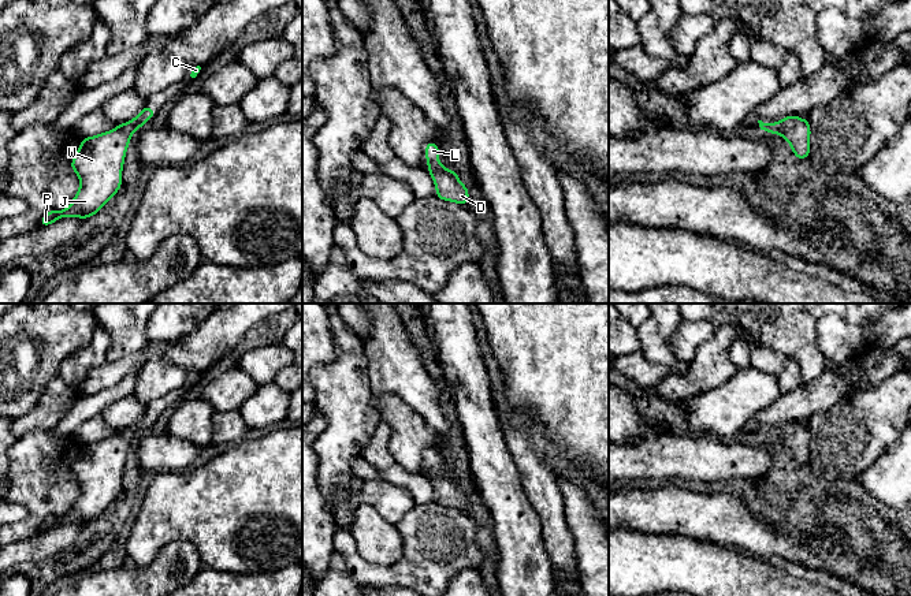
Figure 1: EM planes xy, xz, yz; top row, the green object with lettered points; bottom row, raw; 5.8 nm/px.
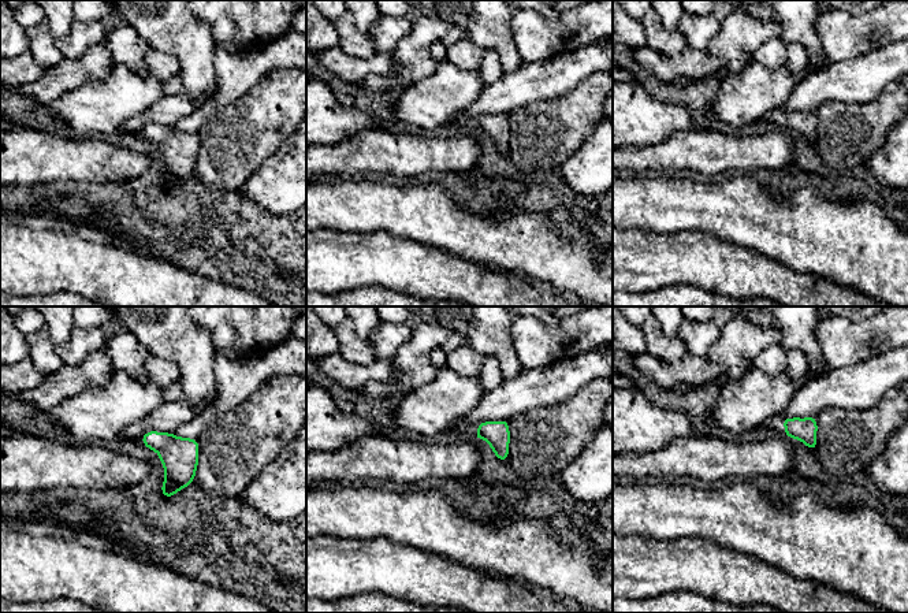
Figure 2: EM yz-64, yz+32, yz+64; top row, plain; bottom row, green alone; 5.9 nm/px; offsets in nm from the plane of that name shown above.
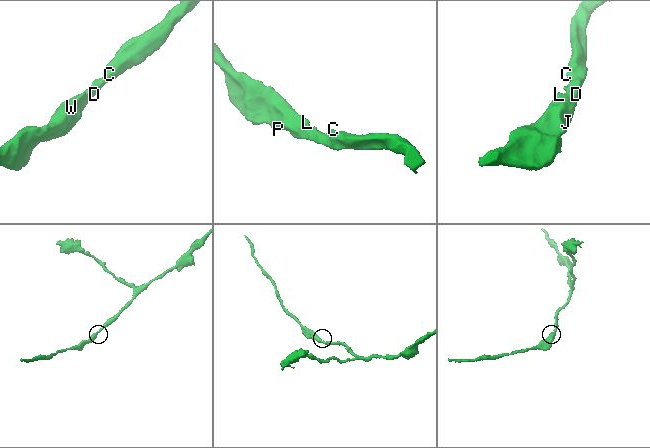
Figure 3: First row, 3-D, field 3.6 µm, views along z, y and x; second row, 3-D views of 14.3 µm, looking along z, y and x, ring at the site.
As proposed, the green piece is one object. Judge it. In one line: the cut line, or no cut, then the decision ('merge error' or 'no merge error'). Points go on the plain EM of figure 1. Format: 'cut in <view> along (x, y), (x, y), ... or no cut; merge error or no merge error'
no cut; no merge error

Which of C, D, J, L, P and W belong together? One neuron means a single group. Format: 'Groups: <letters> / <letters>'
Groups: C D J L P W

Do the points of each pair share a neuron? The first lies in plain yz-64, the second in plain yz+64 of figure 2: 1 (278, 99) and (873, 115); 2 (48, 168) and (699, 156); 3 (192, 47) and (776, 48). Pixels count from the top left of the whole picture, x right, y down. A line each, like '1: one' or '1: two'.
1: one
2: one
3: two

